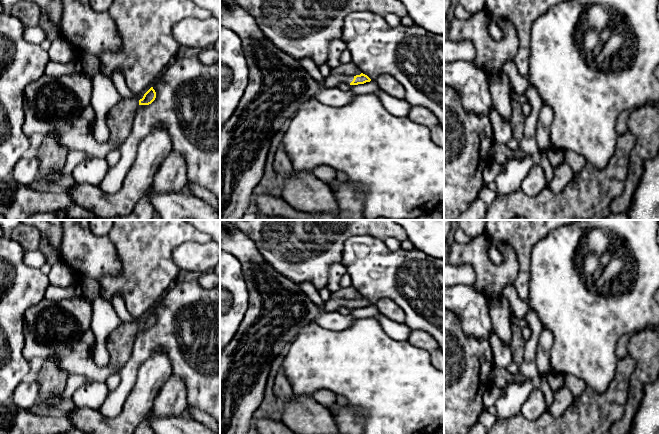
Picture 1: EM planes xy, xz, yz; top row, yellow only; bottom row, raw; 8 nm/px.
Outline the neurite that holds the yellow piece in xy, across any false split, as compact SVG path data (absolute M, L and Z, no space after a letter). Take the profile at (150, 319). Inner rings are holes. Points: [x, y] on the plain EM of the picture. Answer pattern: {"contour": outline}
{"contour": "M151 311L143 320L142 323L139 324L139 329L149 329L151 328L156 322L156 316Z"}

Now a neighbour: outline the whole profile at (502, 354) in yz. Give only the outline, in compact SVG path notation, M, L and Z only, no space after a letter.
M495 331L489 335L489 343L493 354L493 366L506 368L513 361L511 344L505 345Z

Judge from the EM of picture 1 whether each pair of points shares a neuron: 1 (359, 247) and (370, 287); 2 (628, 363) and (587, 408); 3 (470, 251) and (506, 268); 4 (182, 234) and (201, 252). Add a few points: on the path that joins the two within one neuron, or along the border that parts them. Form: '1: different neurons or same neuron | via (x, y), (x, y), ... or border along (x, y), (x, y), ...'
1: same neuron | via (364, 257), (370, 264), (370, 277)
2: same neuron | via (622, 377), (620, 385), (601, 404)
3: same neuron | via (479, 260), (488, 269), (497, 269)
4: different neurons | border along (209, 241), (182, 242), (173, 250), (171, 255)

